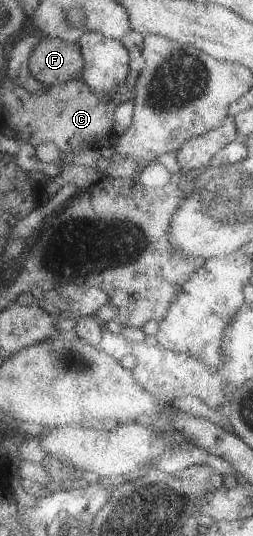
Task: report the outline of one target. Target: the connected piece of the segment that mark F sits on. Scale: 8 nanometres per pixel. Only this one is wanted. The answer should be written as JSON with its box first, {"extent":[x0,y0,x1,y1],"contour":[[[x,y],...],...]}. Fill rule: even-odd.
{"extent":[31,37,84,88],"contour":[[[43,37],[31,54],[31,75],[49,88],[81,79],[83,73],[84,52],[78,43]]]}

